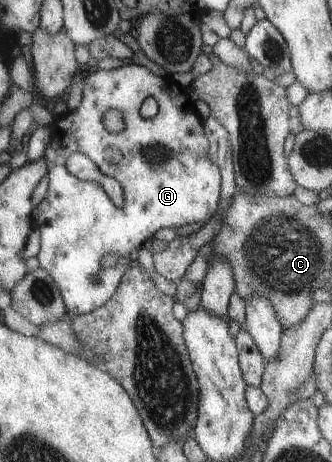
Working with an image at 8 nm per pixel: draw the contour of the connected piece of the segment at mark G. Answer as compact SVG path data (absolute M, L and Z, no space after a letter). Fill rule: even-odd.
M124 62L121 67L112 70L97 70L90 75L83 77L83 86L82 86L82 95L81 103L74 110L68 110L65 114L54 117L54 121L51 123L51 138L50 142L46 145L42 158L44 162L48 165L48 187L45 193L45 196L38 204L38 228L40 231L40 248L36 255L36 259L39 263L39 268L44 269L50 276L51 279L57 284L59 293L61 294L62 300L64 301L64 306L68 316L73 319L81 314L91 312L92 309L98 308L100 305L103 305L108 299L109 296L112 296L116 289L120 285L120 277L124 275L124 271L127 267L127 259L123 261L123 255L131 249L137 249L145 239L149 239L157 229L162 227L170 227L171 229L177 229L181 225L187 225L187 223L203 223L207 219L211 219L212 215L216 212L218 208L218 203L220 199L220 168L216 166L211 160L208 159L208 138L206 135L203 135L204 127L201 127L199 123L198 113L195 113L195 108L193 106L193 113L191 113L191 101L187 97L187 89L182 88L177 82L173 81L171 76L157 76L149 72L146 68L132 64L129 62ZM151 96L158 103L158 110L155 115L151 118L141 118L139 116L139 105L145 97ZM106 109L116 109L121 113L122 120L124 121L123 129L117 133L108 132L102 124L102 115ZM107 149L115 149L119 151L121 158L119 161L115 162L109 158ZM79 152L83 155L86 155L95 165L98 167L98 170L104 175L109 176L110 178L115 179L119 183L121 191L123 193L123 199L119 202L114 202L106 193L106 191L94 181L81 181L76 177L73 177L65 167L66 159L73 153ZM115 254L117 256L117 263L111 269L101 269L101 264L99 260L103 255Z

